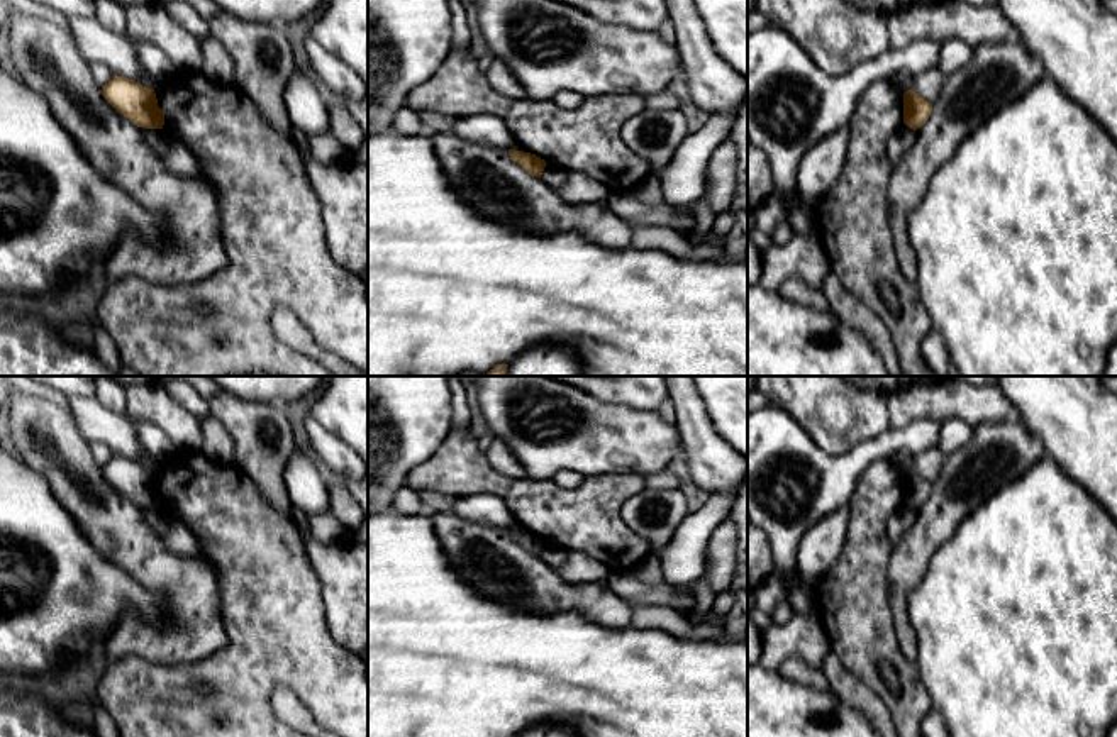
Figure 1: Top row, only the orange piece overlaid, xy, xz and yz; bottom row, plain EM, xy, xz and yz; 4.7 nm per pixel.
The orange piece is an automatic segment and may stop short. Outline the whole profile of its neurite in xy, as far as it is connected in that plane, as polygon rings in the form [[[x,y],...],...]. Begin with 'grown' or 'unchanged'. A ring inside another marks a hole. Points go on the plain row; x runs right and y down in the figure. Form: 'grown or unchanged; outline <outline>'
unchanged; outline [[[114,454],[108,463],[102,464],[102,474],[119,493],[137,507],[163,508],[164,491],[158,486],[153,468]]]

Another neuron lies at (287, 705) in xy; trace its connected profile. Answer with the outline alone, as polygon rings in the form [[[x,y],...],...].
[[[276,683],[270,705],[278,720],[307,737],[341,737],[320,725],[290,684]]]

